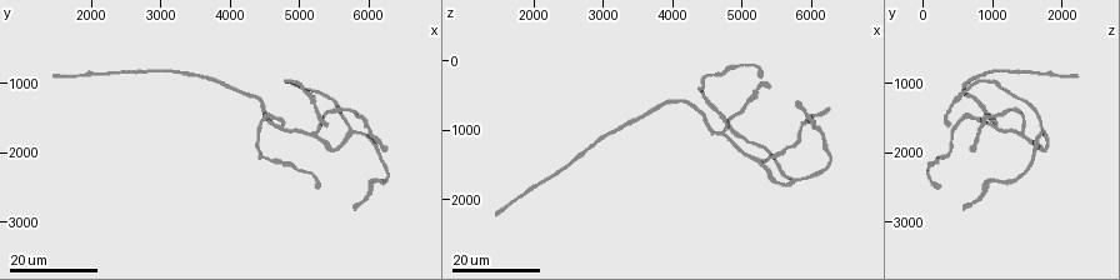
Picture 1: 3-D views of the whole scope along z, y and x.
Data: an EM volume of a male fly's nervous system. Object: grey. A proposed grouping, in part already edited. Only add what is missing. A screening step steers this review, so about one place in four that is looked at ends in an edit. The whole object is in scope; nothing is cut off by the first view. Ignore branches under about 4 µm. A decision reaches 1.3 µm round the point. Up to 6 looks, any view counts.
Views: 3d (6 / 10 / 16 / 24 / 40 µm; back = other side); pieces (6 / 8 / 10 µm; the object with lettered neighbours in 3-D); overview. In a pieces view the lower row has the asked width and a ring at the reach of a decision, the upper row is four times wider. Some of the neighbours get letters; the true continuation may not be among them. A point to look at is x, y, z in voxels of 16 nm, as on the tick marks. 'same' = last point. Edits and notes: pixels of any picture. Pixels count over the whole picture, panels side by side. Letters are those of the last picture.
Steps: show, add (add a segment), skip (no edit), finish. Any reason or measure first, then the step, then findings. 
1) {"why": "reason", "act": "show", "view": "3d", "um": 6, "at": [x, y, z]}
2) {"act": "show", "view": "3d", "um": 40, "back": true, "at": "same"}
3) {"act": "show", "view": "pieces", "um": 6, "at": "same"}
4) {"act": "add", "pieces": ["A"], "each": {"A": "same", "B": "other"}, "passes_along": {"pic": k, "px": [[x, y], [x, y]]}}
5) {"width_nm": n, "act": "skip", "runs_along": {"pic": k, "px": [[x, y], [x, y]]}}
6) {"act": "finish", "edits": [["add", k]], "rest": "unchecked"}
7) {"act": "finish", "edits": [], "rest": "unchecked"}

{"why": "branch stops here", "act": "show", "view": "3d", "um": 24, "at": [5800, 2800, 600]}

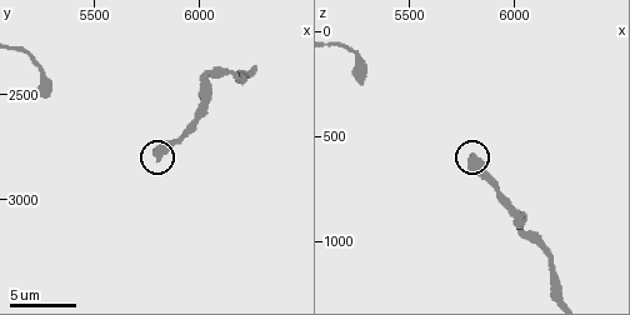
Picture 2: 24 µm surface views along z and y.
{"act": "show", "view": "pieces", "um": 10, "at": [5810, 2810, 590]}

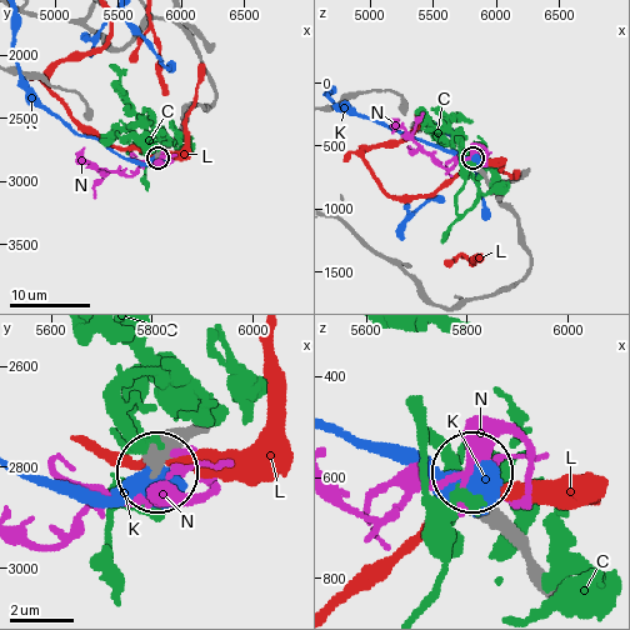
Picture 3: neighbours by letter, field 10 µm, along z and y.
{"act": "skip", "each": {"C": "other", "K": "other", "L": "other", "N": "other"}, "found": "no lettered segment goes on from it"}

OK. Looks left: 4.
{"why": "end of a long branch", "act": "show", "view": "3d", "um": 24, "at": [5350, 1600, 350]}

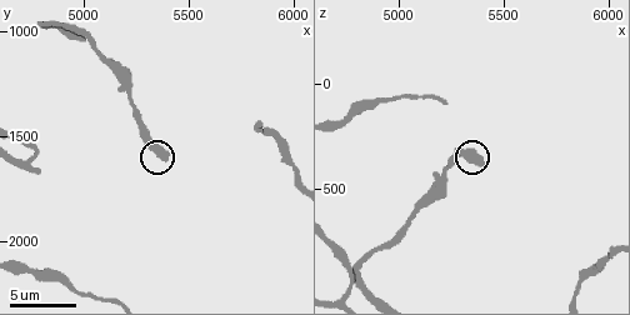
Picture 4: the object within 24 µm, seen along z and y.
{"act": "show", "view": "pieces", "um": 6, "at": [5370, 1600, 360]}

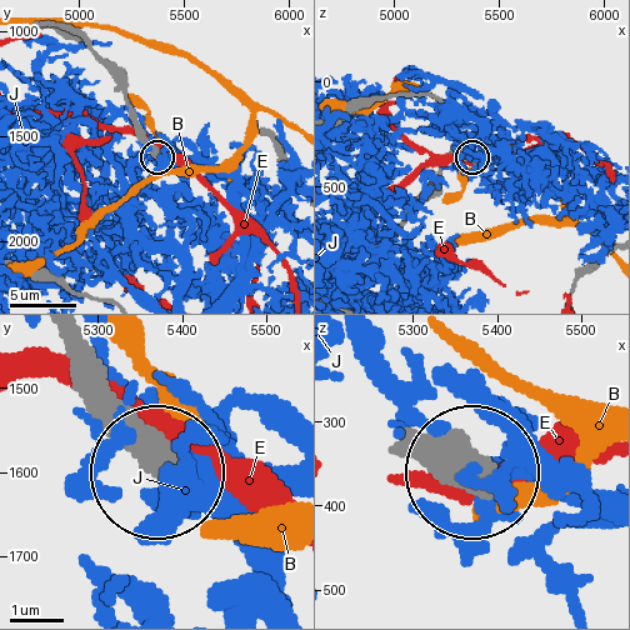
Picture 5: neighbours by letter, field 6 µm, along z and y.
{"act": "skip", "each": {"B": "other", "E": "other", "J": "other"}, "runs_along": {"pic": 5, "px": [[79, 344], [93, 398], [146, 461]]}, "found": "no lettered segment goes on from it"}

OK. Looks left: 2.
{"why": "long arm stops here", "act": "show", "view": "3d", "um": 24, "at": [1500, 850, 2200]}

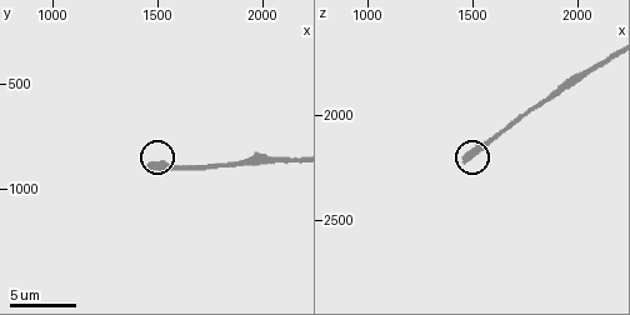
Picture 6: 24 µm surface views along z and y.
{"act": "show", "view": "pieces", "um": 6, "at": [1480, 890, 2220]}

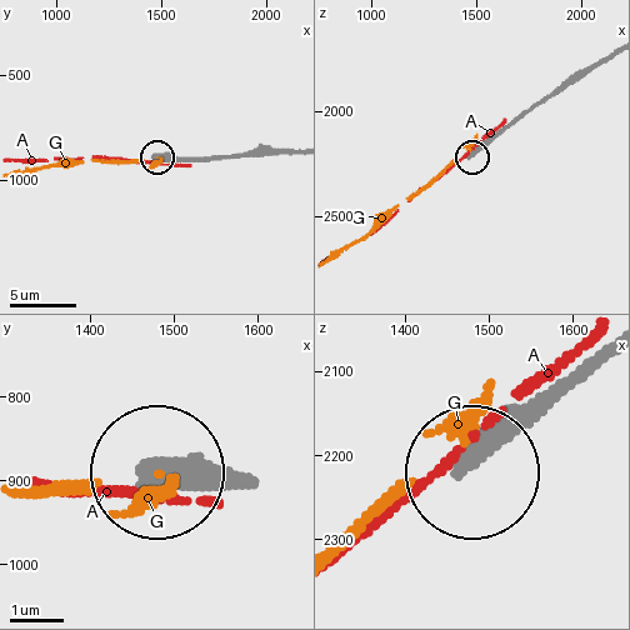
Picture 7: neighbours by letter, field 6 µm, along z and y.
{"act": "skip", "each": {"A": "other", "G": "other"}, "runs_along": {"pic": 7, "px": [[609, 55], [565, 79], [471, 155]]}, "found": "none of them fits"}

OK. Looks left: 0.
{"act": "finish", "edits": [], "rest": "unchecked"}

